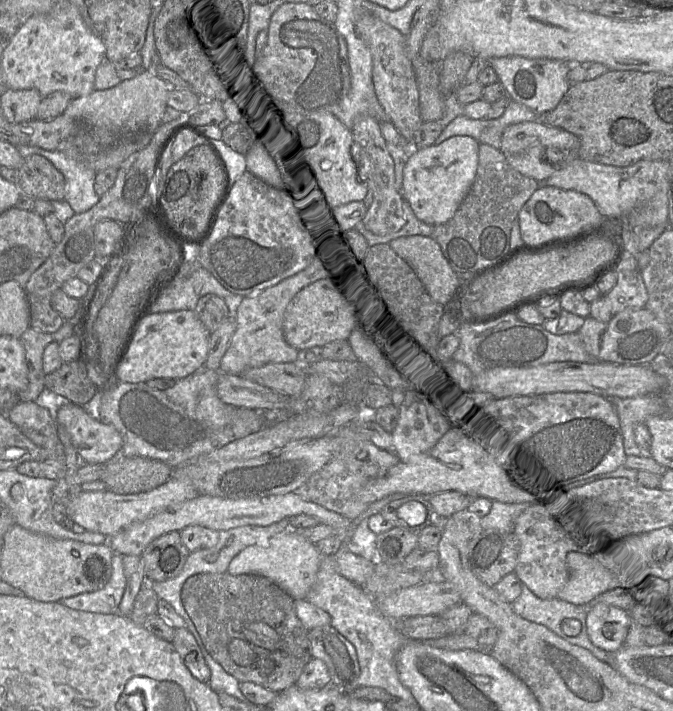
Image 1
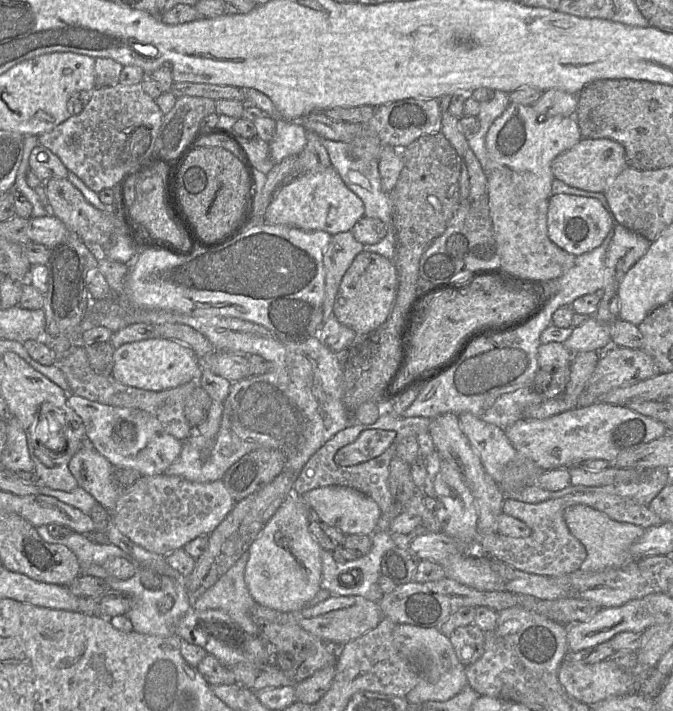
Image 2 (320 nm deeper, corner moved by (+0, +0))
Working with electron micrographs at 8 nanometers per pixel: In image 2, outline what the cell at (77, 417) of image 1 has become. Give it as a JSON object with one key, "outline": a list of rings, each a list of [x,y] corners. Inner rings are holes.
{"outline":[[[68,394],[67,402],[81,418],[90,445],[115,468],[133,469],[141,476],[160,475],[181,453],[183,441],[170,435],[154,416],[143,410],[100,404],[73,394]]]}

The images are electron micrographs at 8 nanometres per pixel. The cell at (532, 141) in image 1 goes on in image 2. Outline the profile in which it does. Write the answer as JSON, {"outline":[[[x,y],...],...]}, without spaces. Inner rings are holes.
{"outline":[[[581,138],[573,147],[556,156],[551,164],[555,179],[577,189],[599,193],[604,193],[627,167],[624,147],[606,138]]]}

